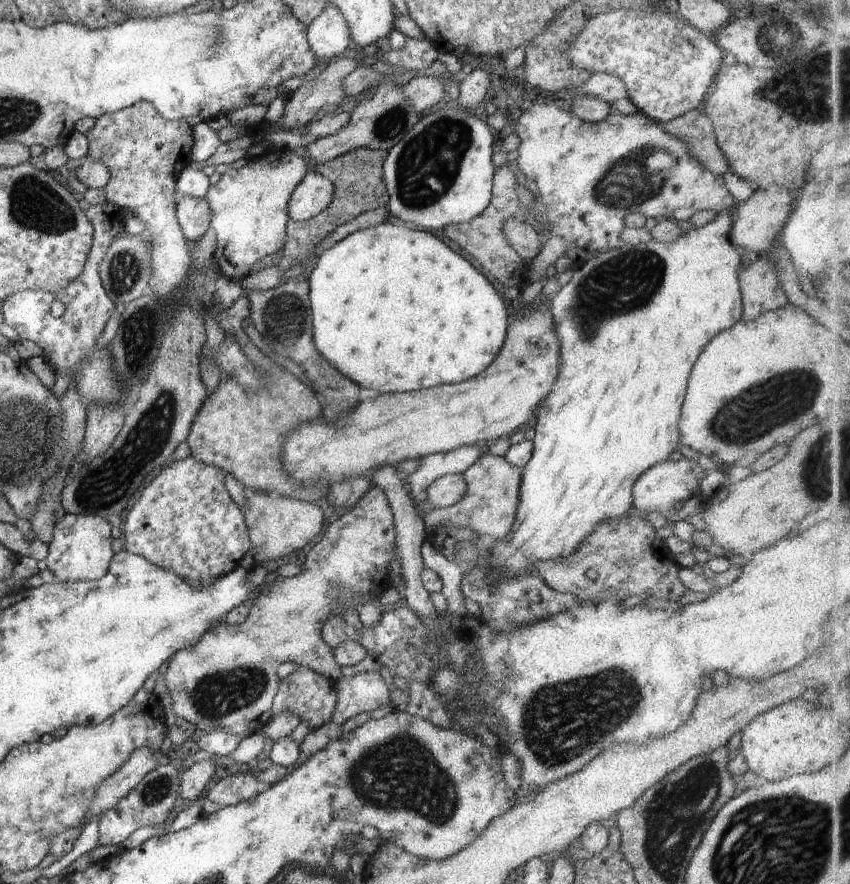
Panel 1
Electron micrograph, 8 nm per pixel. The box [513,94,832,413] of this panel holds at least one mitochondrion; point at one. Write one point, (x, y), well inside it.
(624, 283)

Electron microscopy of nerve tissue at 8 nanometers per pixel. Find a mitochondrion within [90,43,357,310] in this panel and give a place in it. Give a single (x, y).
(123, 269)

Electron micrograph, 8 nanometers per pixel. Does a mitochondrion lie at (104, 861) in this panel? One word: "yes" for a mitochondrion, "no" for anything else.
no

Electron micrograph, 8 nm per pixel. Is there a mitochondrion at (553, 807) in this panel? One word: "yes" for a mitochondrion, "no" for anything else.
no

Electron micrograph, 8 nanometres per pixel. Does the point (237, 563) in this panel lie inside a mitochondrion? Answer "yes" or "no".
no

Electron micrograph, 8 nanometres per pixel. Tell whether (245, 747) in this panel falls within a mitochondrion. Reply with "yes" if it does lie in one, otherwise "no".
no

